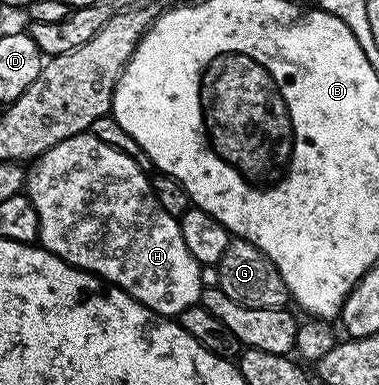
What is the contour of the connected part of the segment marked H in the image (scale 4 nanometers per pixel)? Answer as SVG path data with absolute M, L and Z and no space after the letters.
M89 130L58 142L58 146L50 146L32 167L26 172L26 195L38 214L38 240L46 251L83 272L92 272L101 280L118 285L160 316L179 317L182 310L200 302L202 265L186 248L179 219L158 206L149 173L140 168L138 162L126 158L122 150L106 146L102 138Z

